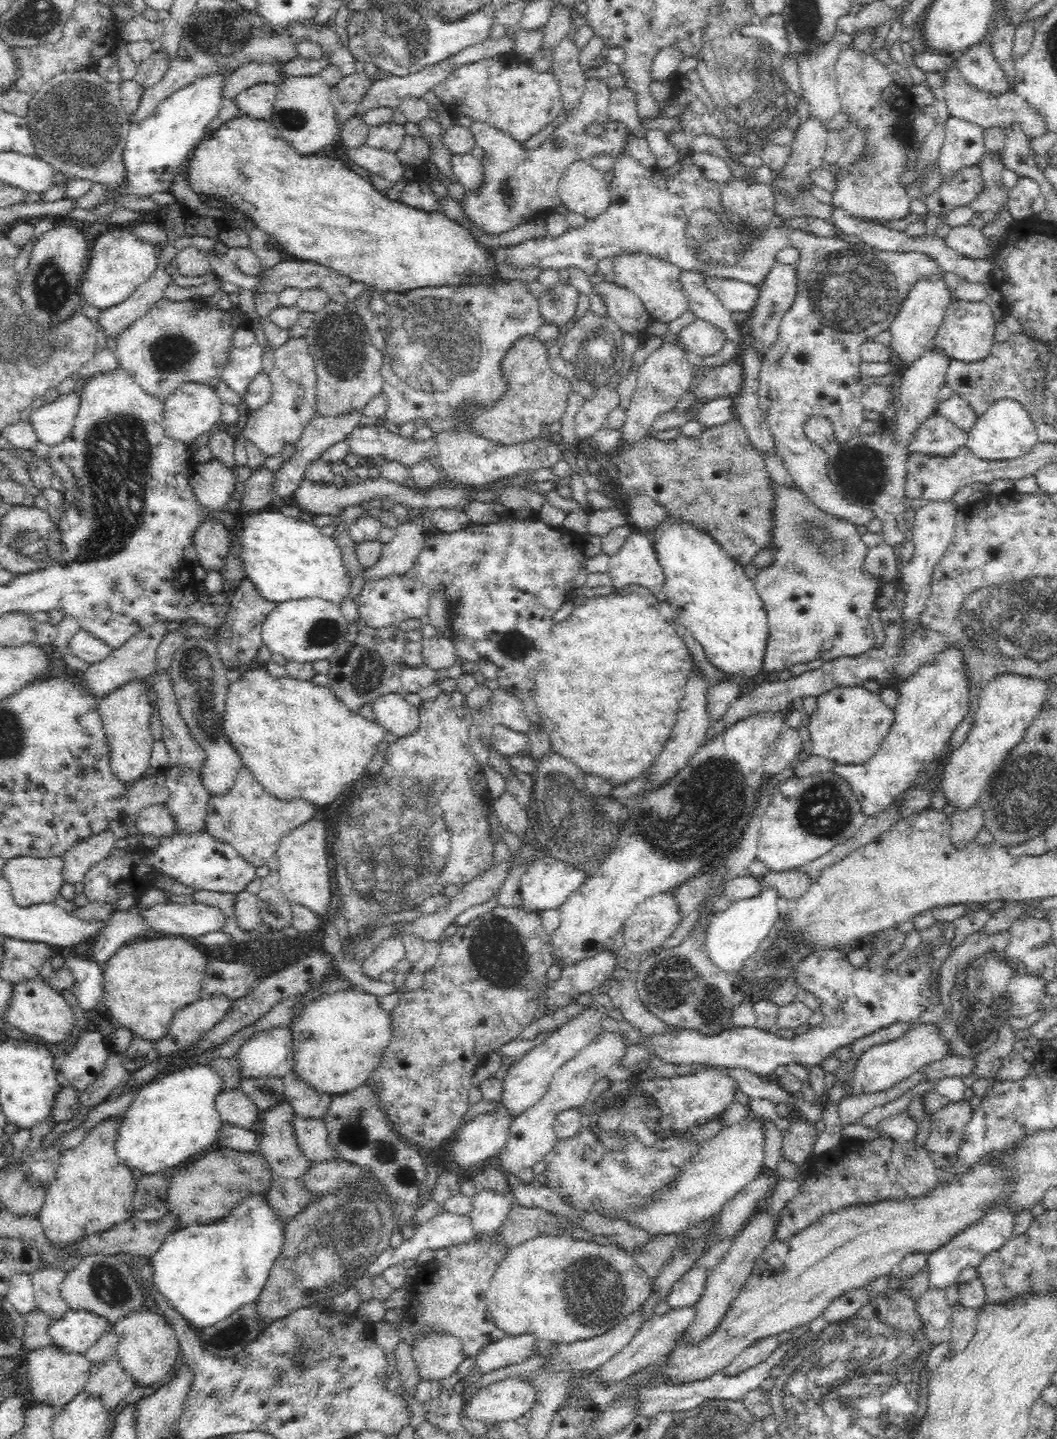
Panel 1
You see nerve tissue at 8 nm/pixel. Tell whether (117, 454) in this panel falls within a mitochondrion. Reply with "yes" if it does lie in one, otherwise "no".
yes

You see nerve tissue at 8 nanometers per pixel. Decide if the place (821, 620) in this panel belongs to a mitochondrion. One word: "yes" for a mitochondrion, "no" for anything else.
no

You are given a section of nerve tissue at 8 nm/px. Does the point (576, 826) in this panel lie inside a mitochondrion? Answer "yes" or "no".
yes

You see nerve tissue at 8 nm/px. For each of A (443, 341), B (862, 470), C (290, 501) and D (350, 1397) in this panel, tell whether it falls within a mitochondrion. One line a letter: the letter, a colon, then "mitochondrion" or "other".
A: mitochondrion
B: mitochondrion
C: other
D: other

